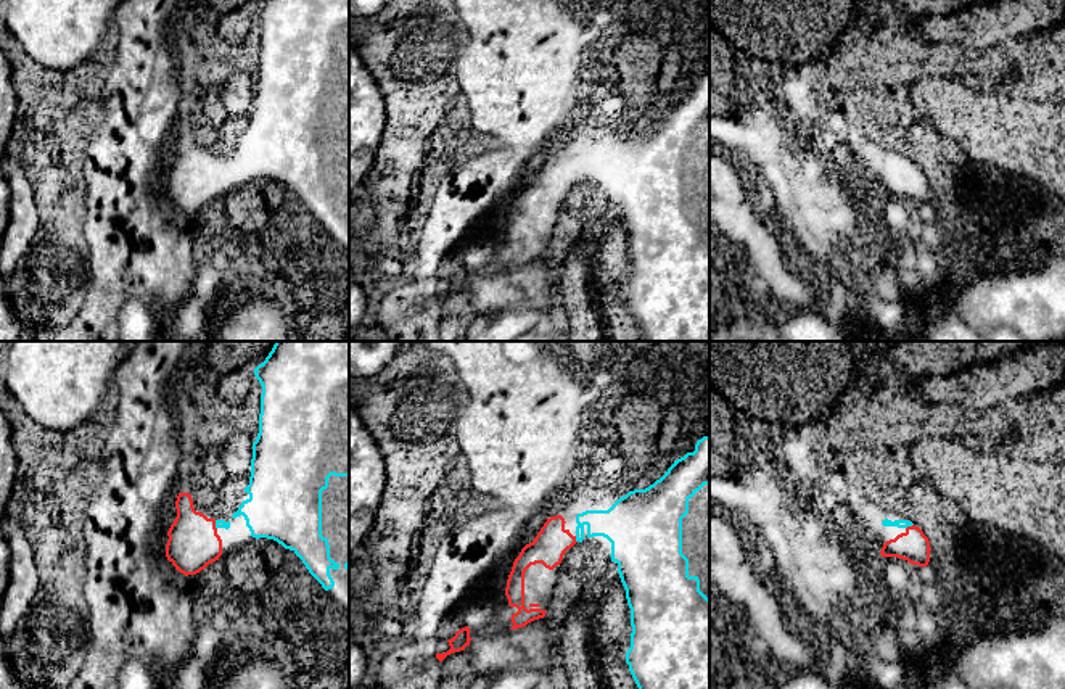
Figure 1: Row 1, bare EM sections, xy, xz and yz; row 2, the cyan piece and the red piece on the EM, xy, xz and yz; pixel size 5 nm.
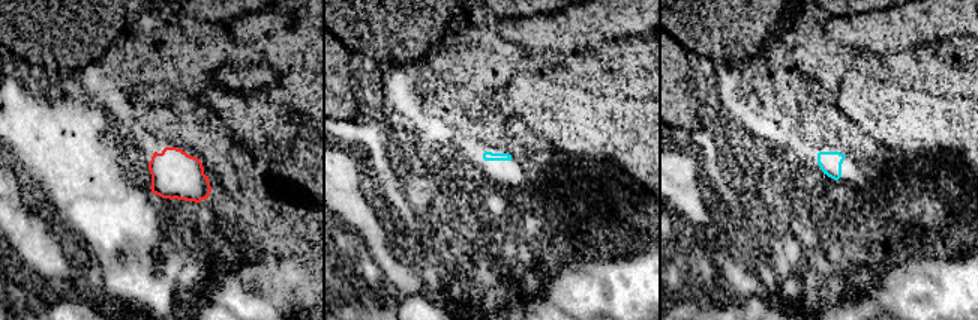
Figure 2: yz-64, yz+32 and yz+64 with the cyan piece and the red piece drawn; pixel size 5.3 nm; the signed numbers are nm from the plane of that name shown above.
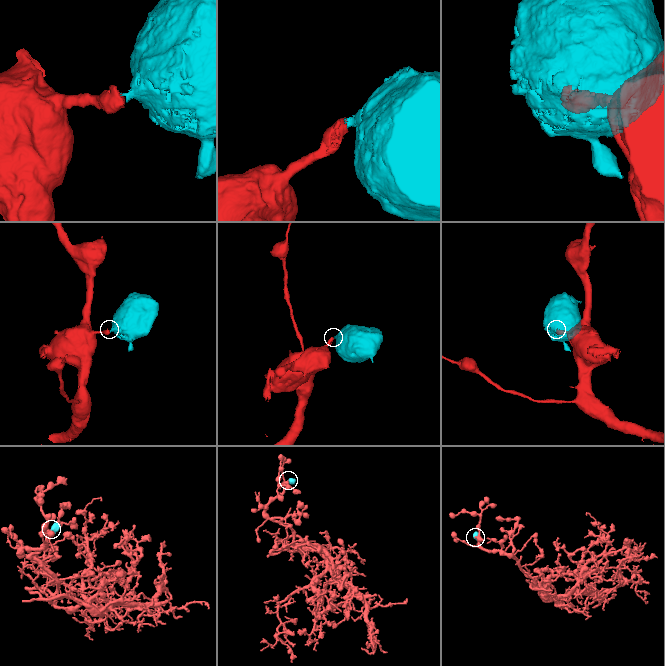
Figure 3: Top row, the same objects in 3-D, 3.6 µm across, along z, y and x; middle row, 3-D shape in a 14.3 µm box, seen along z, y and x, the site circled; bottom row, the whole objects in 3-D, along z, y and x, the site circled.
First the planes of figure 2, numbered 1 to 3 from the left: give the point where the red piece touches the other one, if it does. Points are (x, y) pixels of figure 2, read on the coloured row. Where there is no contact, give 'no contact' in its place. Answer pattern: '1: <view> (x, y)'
1: no contact
2: no contact
3: no contact

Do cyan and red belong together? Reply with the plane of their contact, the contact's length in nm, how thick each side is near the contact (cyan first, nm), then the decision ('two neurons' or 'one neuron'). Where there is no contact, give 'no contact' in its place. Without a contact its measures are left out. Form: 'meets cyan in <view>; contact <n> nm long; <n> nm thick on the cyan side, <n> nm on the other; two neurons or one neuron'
meets cyan in yz; contact 50 nm long; 50 nm thick on the cyan side, 160 nm on the other; one neuron

